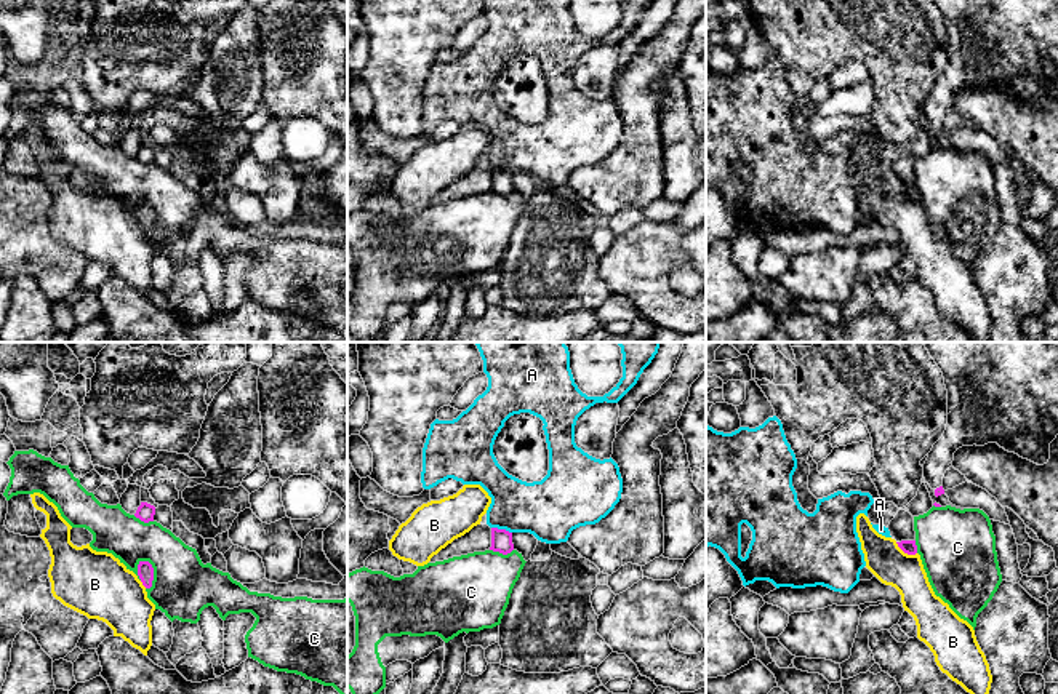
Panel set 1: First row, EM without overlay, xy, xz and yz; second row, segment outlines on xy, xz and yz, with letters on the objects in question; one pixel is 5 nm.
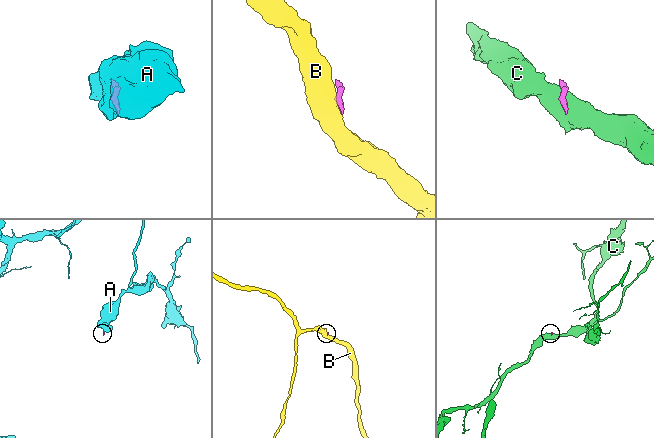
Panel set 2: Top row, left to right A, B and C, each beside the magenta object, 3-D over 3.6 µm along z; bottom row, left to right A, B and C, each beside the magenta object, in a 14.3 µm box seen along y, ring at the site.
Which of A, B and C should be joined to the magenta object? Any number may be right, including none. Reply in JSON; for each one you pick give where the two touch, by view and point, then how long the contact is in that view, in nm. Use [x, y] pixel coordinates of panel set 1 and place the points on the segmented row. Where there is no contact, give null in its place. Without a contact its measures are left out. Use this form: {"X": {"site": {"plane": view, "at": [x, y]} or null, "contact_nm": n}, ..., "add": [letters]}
{"add": []}

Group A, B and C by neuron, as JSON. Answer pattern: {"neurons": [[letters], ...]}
{"neurons": [["A"], ["B"], ["C"]]}

